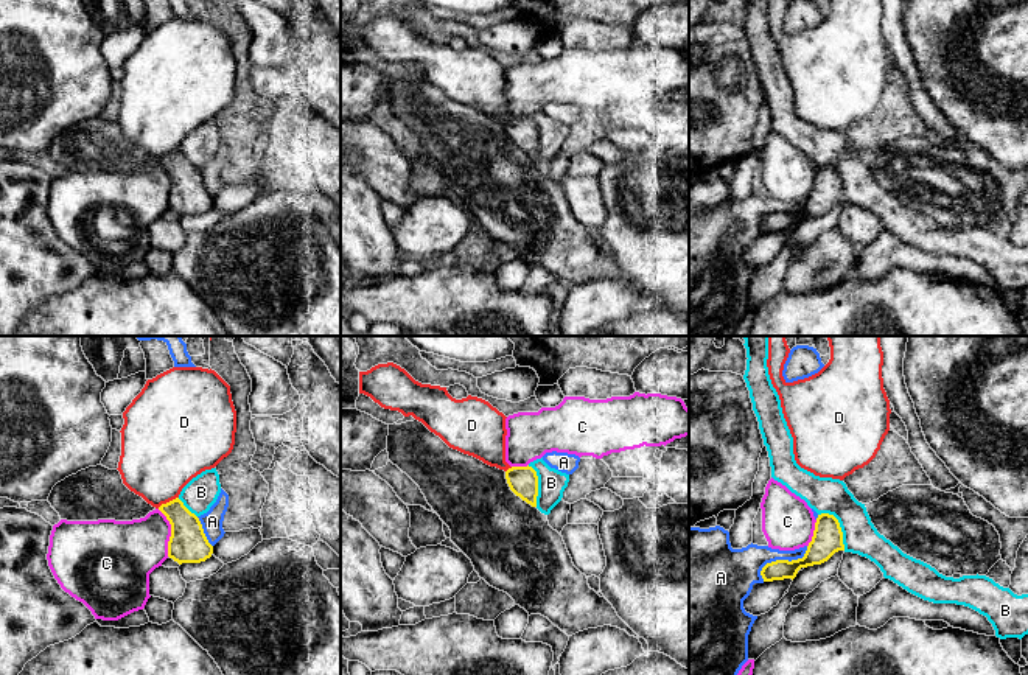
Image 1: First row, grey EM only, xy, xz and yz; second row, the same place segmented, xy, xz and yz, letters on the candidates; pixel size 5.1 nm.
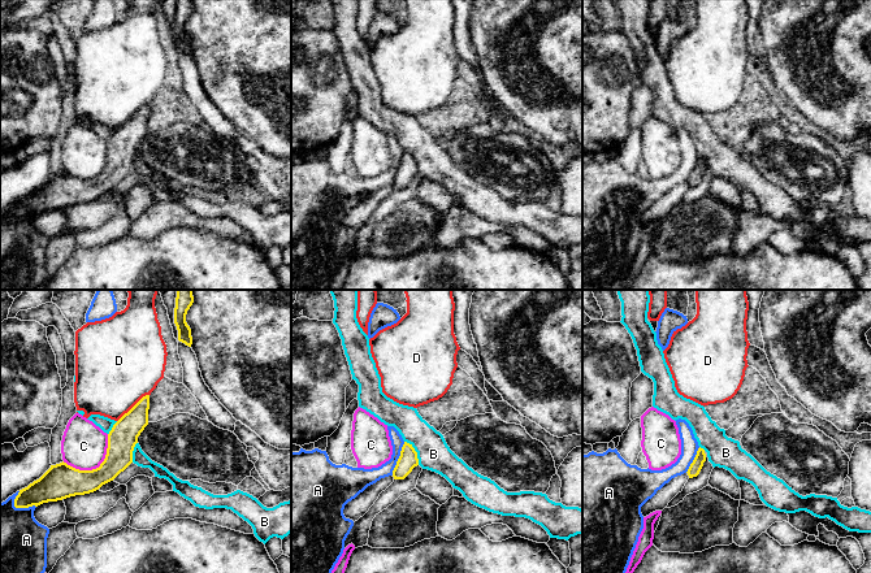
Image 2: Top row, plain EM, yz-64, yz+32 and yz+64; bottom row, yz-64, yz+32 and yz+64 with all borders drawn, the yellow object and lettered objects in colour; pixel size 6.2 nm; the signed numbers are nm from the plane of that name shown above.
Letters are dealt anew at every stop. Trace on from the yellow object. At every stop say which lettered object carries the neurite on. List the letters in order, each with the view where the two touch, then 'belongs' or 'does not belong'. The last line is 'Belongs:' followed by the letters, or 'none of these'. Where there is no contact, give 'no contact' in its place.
A: yz | does not belong
B: yz | does not belong
C: xy | does not belong
D: xy | does not belong
Belongs: none of these

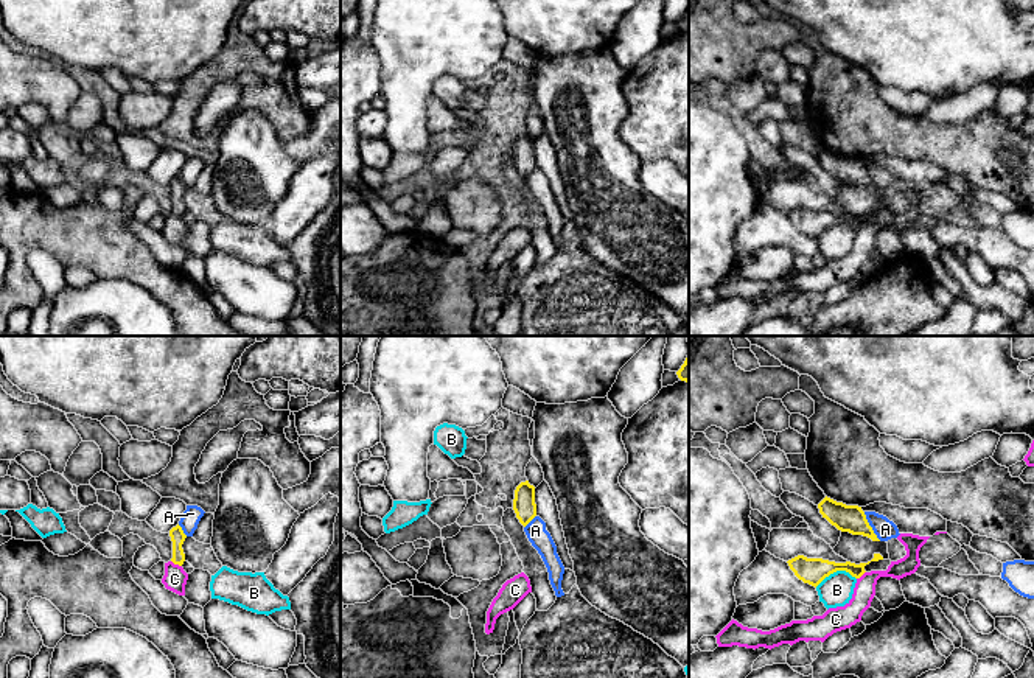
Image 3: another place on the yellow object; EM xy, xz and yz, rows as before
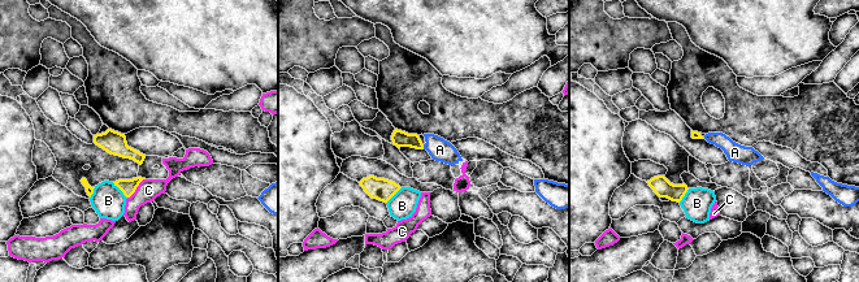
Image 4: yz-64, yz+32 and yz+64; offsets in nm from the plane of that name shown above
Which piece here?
A: yz | does not belong
B: yz | does not belong
C: xy | does not belong
Belongs: none of these

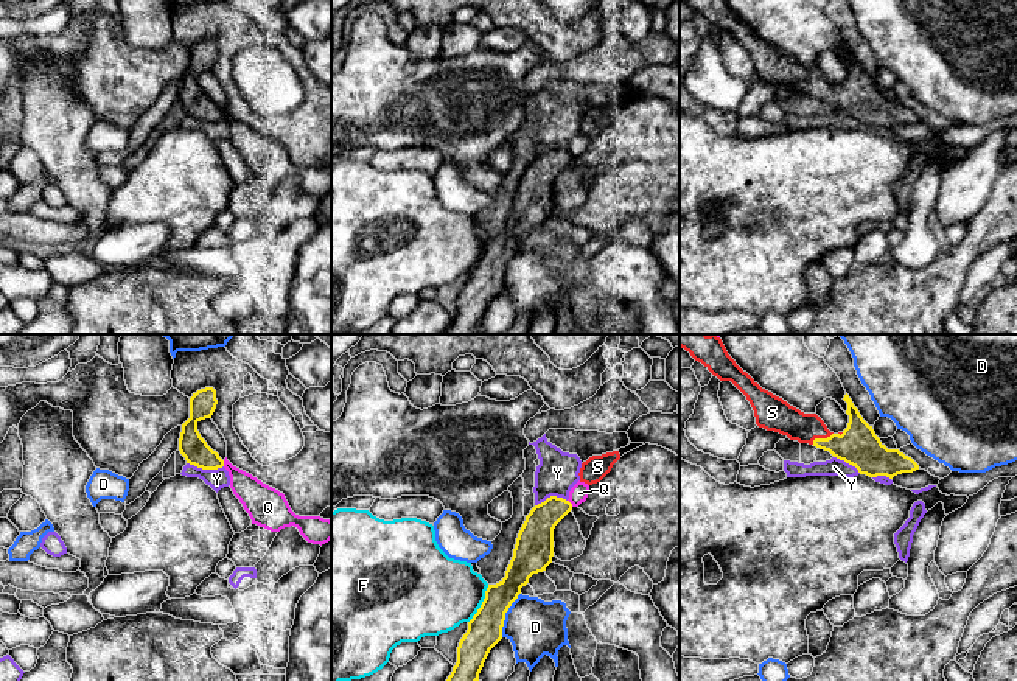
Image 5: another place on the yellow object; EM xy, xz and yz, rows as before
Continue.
D: xz | does not belong
F: xz | does not belong
Q: xz | does not belong
S: yz | belongs
Y: xy | does not belong
Belongs: S

